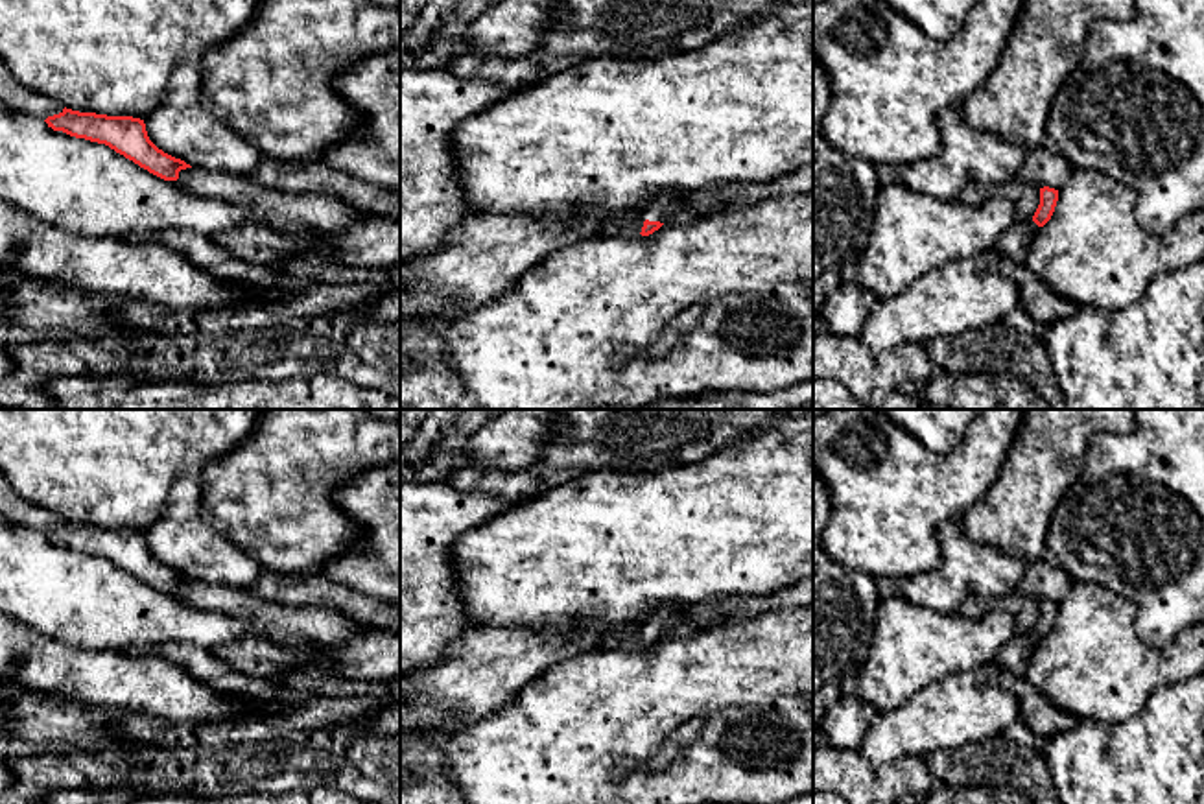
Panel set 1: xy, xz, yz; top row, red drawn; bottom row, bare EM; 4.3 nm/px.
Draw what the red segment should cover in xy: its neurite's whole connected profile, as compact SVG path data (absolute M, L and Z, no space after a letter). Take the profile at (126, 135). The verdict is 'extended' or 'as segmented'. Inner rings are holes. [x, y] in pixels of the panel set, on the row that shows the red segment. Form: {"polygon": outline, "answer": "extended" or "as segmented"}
{"polygon": "M65 107L44 122L53 131L105 144L164 181L177 181L181 170L192 168L184 160L159 149L149 140L146 124L140 118L79 112Z", "answer": "as segmented"}

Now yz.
{"polygon": "M1049 186L1040 188L1040 205L1034 216L1029 221L1016 219L996 242L994 251L1001 258L1023 264L1036 231L1051 219L1056 201L1058 190Z", "answer": "extended"}

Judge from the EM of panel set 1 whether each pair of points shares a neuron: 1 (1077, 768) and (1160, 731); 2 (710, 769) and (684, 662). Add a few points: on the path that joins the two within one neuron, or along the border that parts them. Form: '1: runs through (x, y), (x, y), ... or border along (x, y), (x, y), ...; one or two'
1: runs through (1097, 768), (1123, 768), (1140, 751); one
2: runs through (714, 744), (714, 692), (710, 688); one

